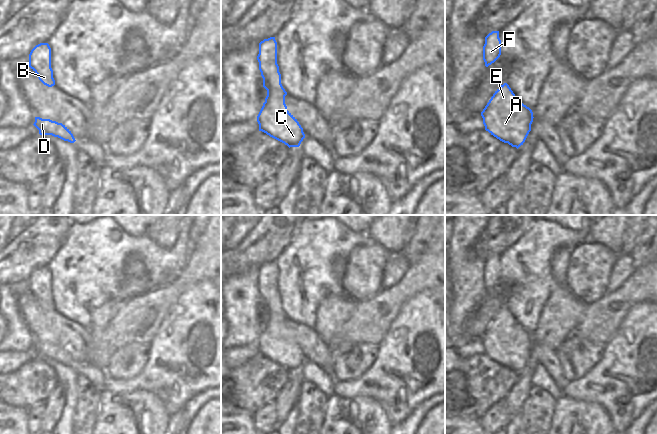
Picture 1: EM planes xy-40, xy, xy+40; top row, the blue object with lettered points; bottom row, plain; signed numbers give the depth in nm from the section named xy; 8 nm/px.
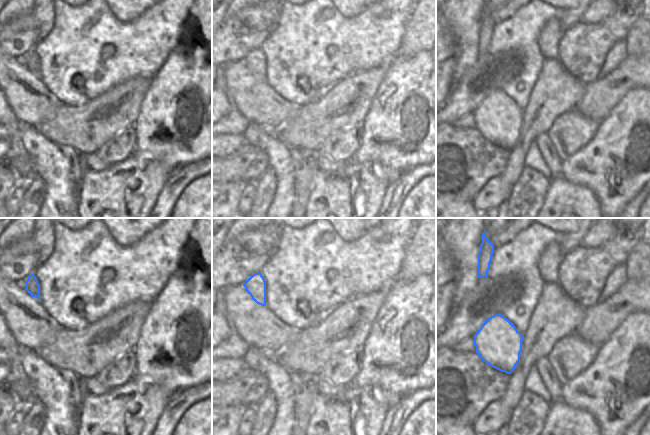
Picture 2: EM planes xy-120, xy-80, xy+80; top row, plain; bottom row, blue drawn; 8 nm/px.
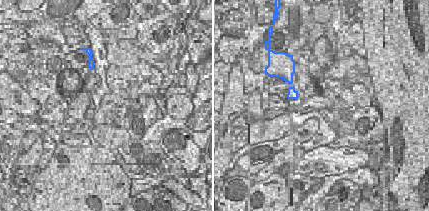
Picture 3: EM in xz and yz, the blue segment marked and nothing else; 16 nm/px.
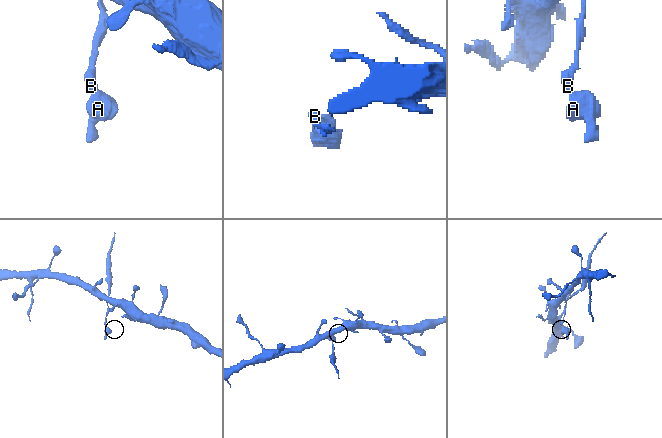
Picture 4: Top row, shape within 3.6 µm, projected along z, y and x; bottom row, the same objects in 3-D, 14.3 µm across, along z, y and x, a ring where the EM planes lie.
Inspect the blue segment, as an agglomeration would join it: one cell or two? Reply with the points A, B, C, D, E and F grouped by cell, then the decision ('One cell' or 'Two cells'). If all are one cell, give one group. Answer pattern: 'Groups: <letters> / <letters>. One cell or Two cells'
Groups: A B C D E F. One cell

